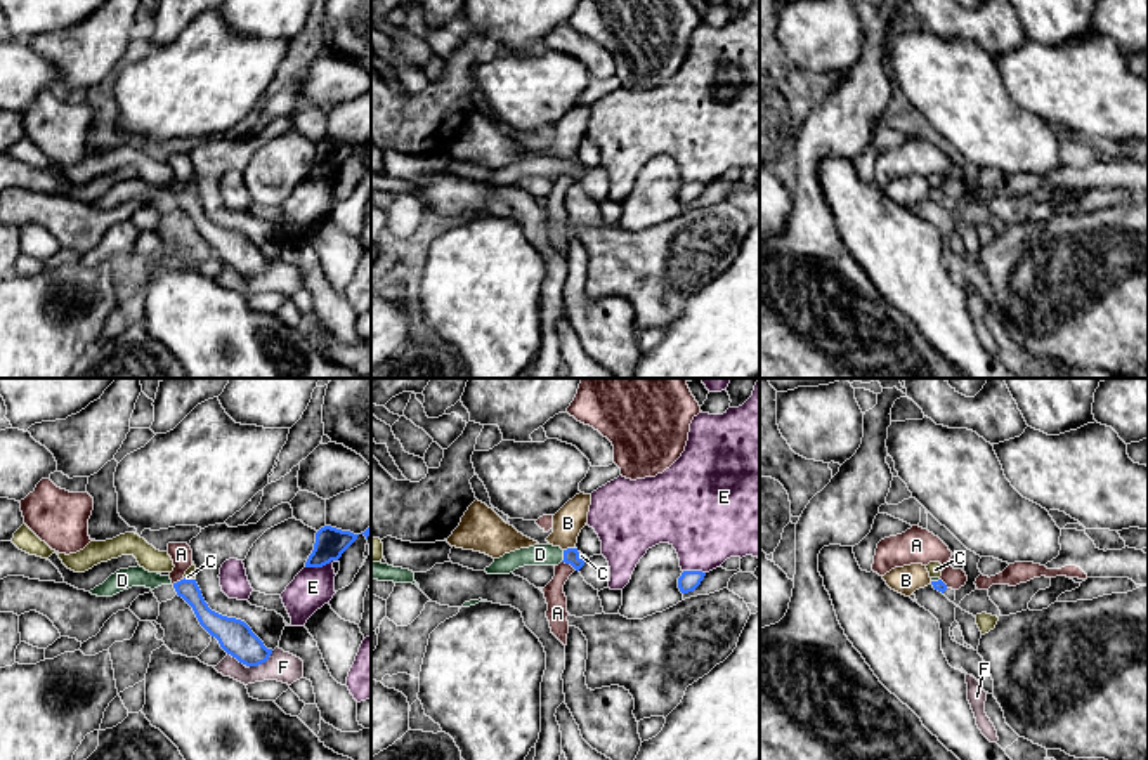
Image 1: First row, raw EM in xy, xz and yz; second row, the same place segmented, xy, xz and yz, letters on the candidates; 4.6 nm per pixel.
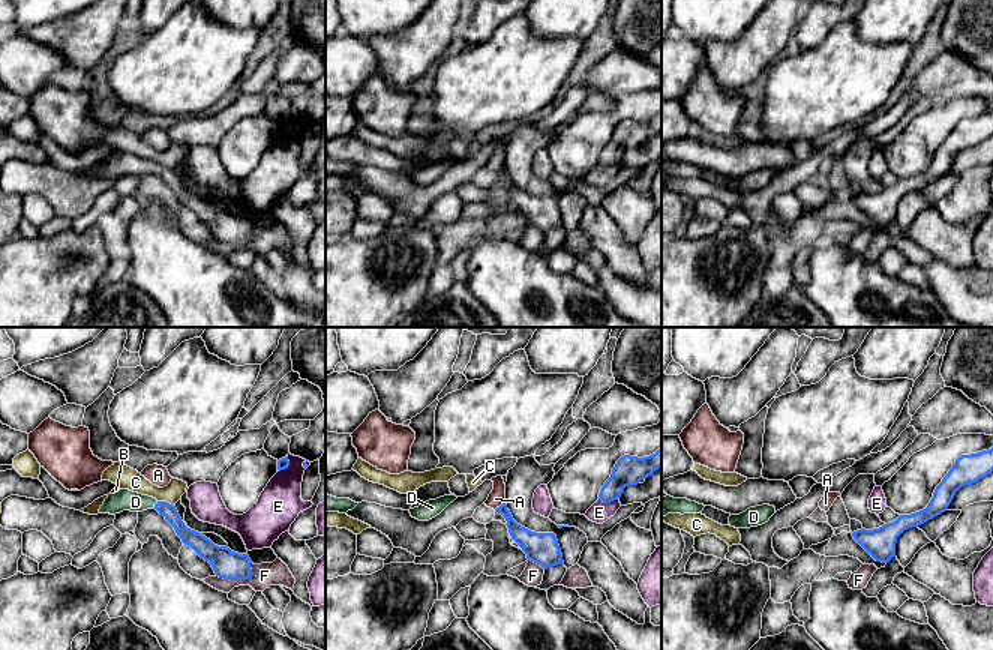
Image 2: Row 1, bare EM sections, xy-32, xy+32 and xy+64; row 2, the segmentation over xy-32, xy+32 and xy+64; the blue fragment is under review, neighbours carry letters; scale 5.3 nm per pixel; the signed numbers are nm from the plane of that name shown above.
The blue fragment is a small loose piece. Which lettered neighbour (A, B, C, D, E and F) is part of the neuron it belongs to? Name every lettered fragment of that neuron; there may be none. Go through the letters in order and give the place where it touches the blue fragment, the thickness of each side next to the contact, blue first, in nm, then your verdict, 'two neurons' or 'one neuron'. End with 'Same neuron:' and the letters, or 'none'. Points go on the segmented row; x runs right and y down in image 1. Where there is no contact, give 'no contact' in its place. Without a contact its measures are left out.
A: xz (569, 563) | 80/100 nm | two neurons
B: xz (569, 549) | 80/140 nm | two neurons
C: xz (581, 559) | 80/20 nm | two neurons
D: xz (564, 556) | 80/100 nm | one neuron
E: xy (321, 566) | 140/190 nm | two neurons
F: xy (262, 661) | 160/140 nm | two neurons
Same neuron: D

